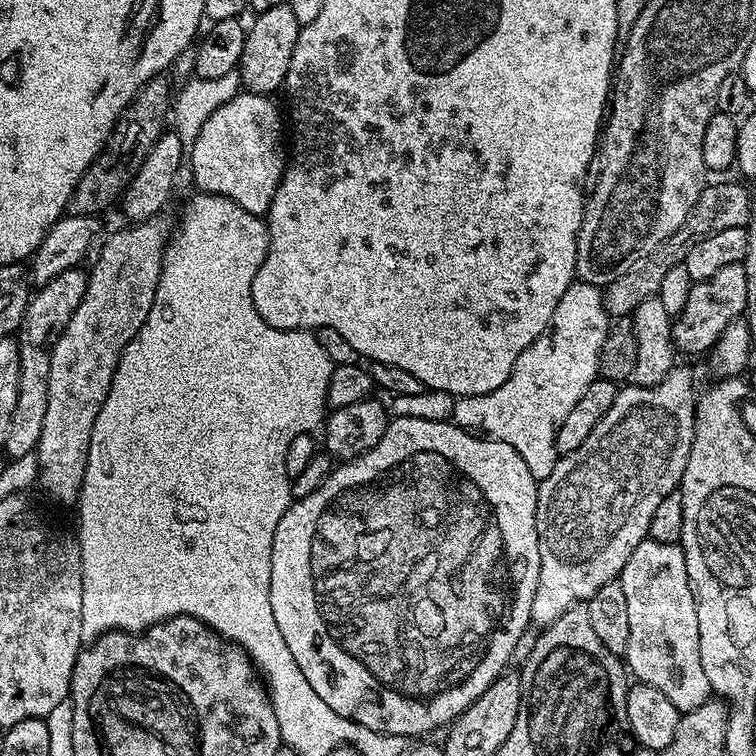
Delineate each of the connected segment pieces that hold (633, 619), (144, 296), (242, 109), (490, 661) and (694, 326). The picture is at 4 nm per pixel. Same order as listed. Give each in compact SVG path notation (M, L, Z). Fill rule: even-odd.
M647 539L638 545L634 554L618 577L626 594L626 607L630 617L630 642L626 653L626 668L641 684L654 686L662 690L670 702L681 714L702 706L710 698L712 687L702 670L702 654L698 646L698 610L696 595L692 593L692 584L688 580L684 549L679 544L656 544Z
M164 218L132 222L124 227L128 228L118 229L112 237L109 235L99 245L95 253L96 261L94 256L91 261L92 268L90 267L88 272L86 294L78 310L74 310L74 318L70 318L66 330L52 348L46 419L42 421L42 434L38 438L34 455L40 467L39 487L44 487L60 504L75 505L79 501L90 446L90 434L94 430L94 418L98 418L98 410L102 410L102 402L106 402L110 394L114 370L118 366L120 356L130 341L136 337L138 330L142 330L154 306L154 294L158 290L160 271L164 265L164 250L170 239L170 227L168 228Z
M241 90L234 98L230 98L230 102L218 106L218 110L214 110L210 118L206 118L202 130L198 130L198 138L190 144L192 180L197 184L200 192L230 198L238 202L242 210L255 216L263 217L267 213L268 206L280 185L280 179L284 177L286 167L286 144L285 141L284 144L280 141L283 136L285 139L286 124L282 119L282 112L276 109L274 101L272 96L259 96Z
M397 416L389 423L386 434L378 438L378 446L366 454L347 462L340 462L333 467L332 472L310 494L301 500L293 499L282 518L278 522L278 530L274 530L274 546L272 547L272 561L270 562L270 610L274 610L274 622L278 622L278 630L282 630L282 638L286 646L290 646L290 654L294 654L294 662L298 662L298 670L306 674L306 682L314 686L314 694L334 710L334 714L342 714L342 718L353 720L356 724L366 726L375 732L383 732L386 736L406 736L409 738L427 737L428 733L436 728L443 728L451 725L457 716L466 711L476 699L500 676L500 673L509 667L512 655L524 636L524 631L532 624L532 603L534 602L534 590L538 586L538 570L540 569L540 555L538 554L538 526L536 525L536 490L538 481L530 474L530 466L522 462L522 454L514 450L506 442L499 438L483 440L483 435L473 434L471 431L459 428L455 422L448 420L427 420L426 418L410 418L409 416Z
M743 264L726 266L723 270L718 270L714 278L695 281L686 306L672 321L672 342L675 351L685 352L688 356L696 356L699 352L711 353L726 326L743 317L745 306L746 270Z

